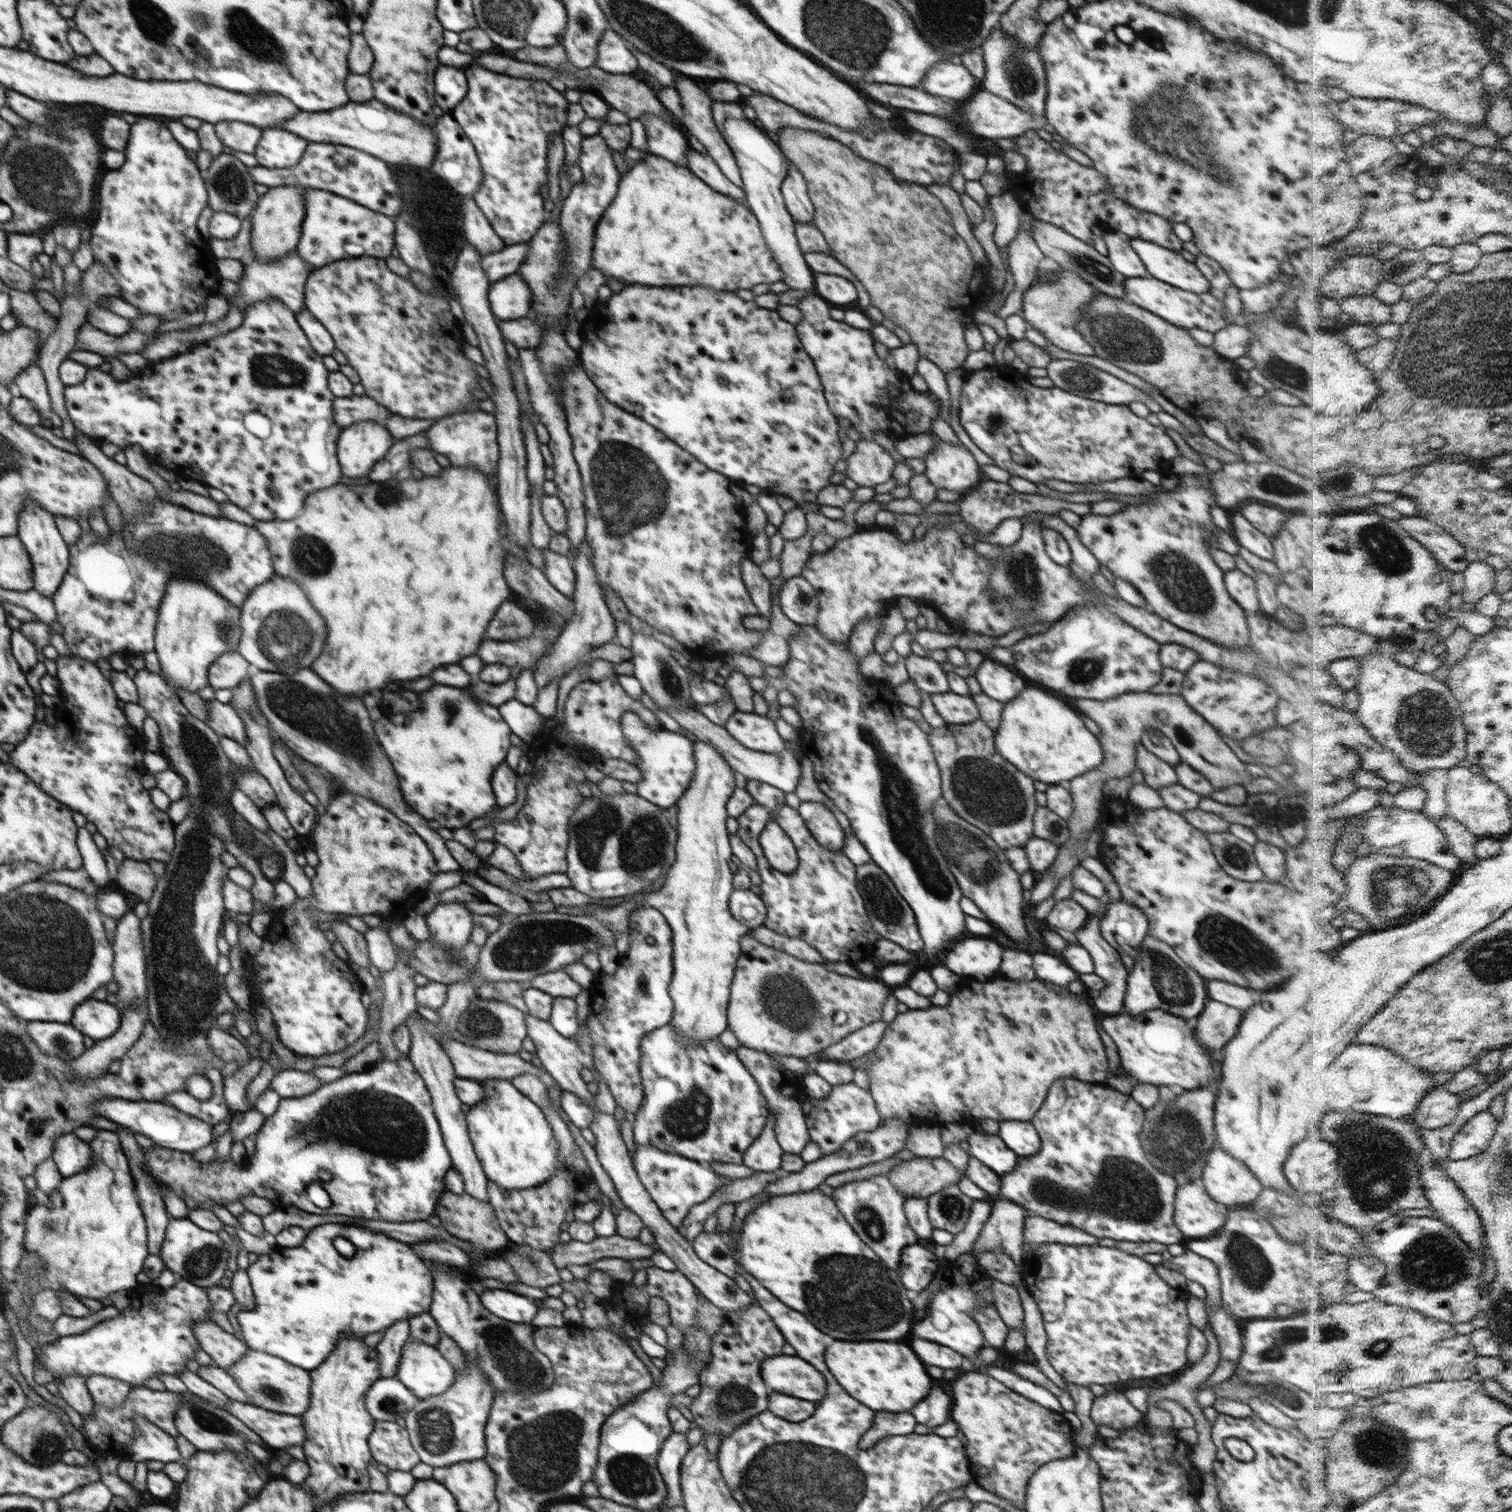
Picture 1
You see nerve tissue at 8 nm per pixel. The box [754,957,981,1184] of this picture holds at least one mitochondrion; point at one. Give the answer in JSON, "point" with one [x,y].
{"point":[796,1010]}

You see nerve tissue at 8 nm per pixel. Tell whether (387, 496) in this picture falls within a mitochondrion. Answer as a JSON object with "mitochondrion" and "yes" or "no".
{"mitochondrion":"yes"}

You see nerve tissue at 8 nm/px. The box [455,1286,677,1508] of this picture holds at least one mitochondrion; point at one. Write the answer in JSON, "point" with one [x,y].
{"point":[542,1455]}

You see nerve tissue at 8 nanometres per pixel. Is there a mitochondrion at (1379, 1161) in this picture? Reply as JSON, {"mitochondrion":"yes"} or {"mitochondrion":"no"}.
{"mitochondrion":"yes"}

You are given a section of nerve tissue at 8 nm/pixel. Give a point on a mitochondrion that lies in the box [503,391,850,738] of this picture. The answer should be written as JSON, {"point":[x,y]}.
{"point":[629,490]}

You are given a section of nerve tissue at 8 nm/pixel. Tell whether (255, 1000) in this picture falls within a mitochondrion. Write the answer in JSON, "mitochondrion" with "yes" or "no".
{"mitochondrion":"no"}

